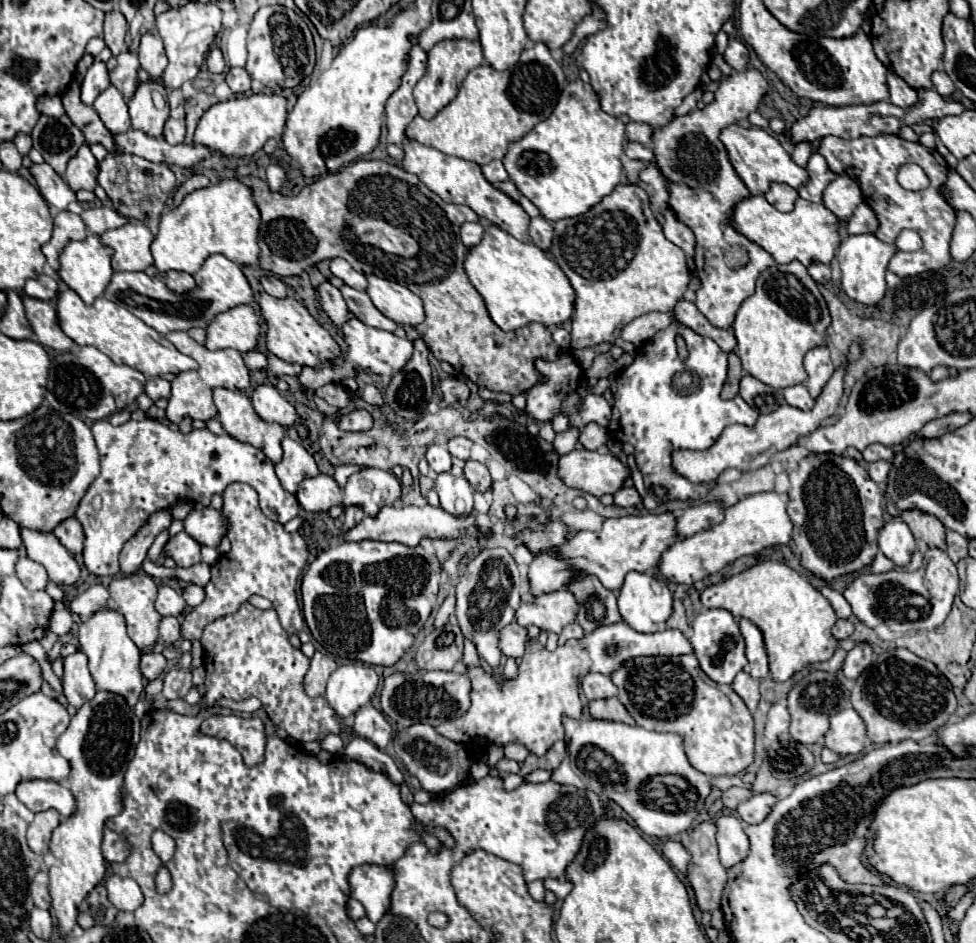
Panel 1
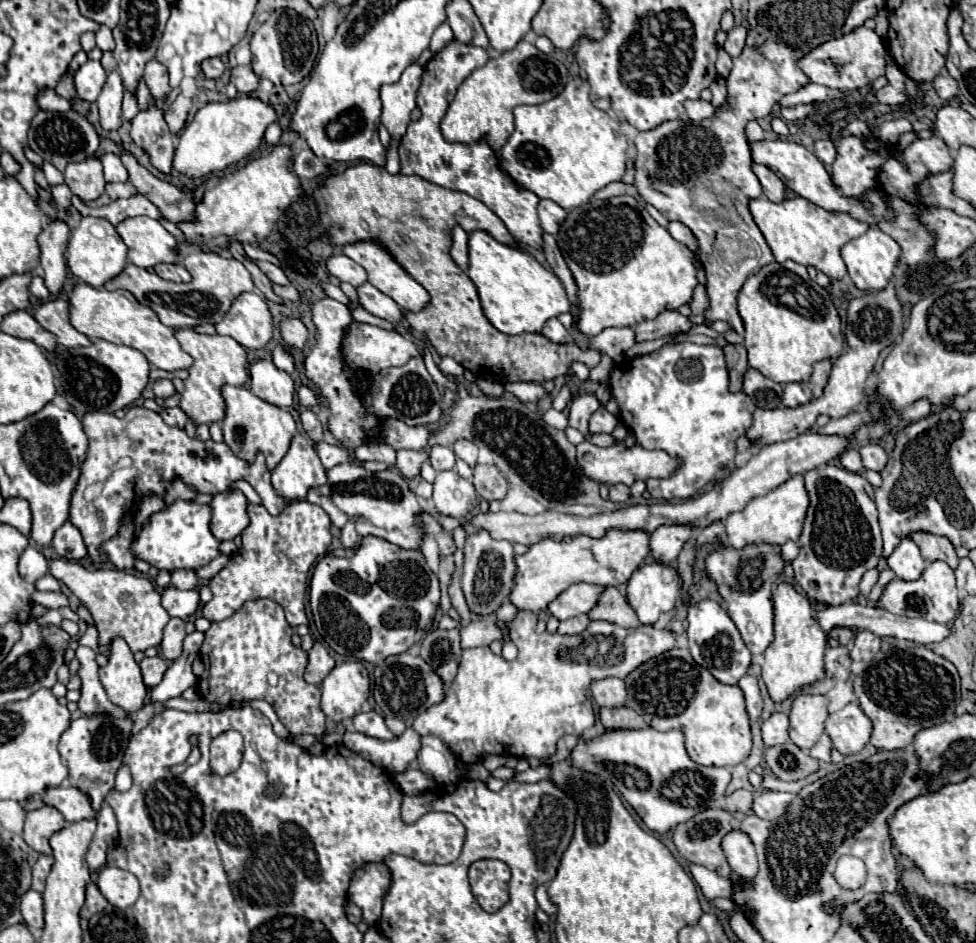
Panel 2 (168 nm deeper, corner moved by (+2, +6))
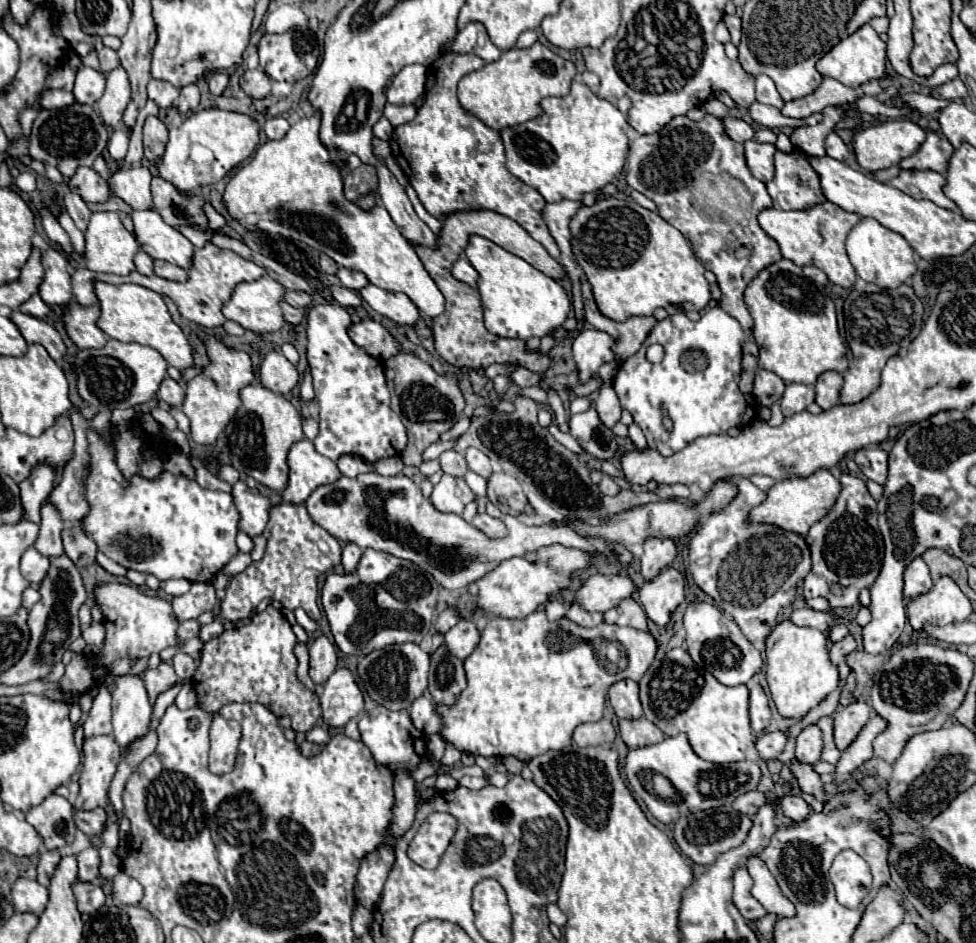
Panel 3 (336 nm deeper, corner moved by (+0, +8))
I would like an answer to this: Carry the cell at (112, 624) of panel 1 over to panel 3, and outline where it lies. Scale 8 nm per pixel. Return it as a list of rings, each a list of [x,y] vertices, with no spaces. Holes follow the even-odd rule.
[[[106,674],[104,680],[114,686],[112,690],[114,738],[124,750],[132,740],[148,732],[152,706],[150,706],[150,700],[148,700],[148,694],[140,676]]]

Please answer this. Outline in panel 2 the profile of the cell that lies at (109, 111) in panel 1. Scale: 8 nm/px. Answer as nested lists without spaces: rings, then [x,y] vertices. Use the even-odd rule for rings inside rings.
[[[110,72],[96,102],[100,112],[100,126],[108,132],[118,130],[122,126],[122,96],[124,96],[124,84],[120,74]]]

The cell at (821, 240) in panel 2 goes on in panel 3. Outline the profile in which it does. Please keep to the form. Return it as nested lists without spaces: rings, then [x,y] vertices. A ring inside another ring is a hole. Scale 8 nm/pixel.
[[[832,202],[816,204],[814,208],[806,208],[806,212],[764,208],[758,214],[758,222],[762,230],[772,240],[778,242],[778,248],[784,258],[792,260],[798,266],[818,266],[820,270],[826,272],[830,282],[844,286],[844,288],[852,286],[856,280],[856,272],[848,260],[844,242],[846,242],[848,232],[858,224],[858,220],[860,220],[858,214],[850,214]]]

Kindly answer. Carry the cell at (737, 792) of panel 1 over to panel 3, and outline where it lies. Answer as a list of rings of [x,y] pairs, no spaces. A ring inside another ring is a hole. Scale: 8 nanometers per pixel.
[[[754,790],[754,792],[746,792],[746,794],[738,796],[738,798],[734,800],[732,808],[738,810],[738,812],[742,812],[742,814],[756,814],[762,804],[766,804],[764,794],[758,792],[758,790]]]

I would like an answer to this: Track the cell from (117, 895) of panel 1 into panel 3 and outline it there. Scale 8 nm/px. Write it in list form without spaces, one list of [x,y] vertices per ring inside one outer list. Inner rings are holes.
[[[122,870],[112,878],[112,896],[120,906],[136,906],[142,898],[142,886]]]

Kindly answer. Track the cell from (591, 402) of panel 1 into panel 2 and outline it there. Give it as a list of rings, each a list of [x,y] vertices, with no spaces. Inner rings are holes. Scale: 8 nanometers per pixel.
[[[578,396],[576,400],[572,400],[570,406],[570,414],[568,414],[568,424],[576,430],[580,430],[584,436],[590,436],[588,432],[588,418],[600,408],[600,402],[596,396]]]

